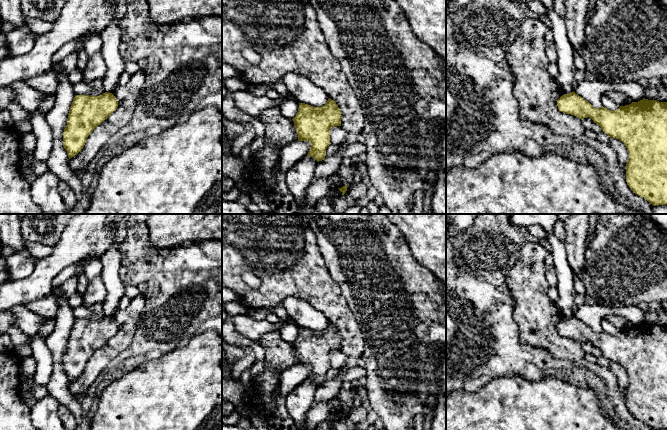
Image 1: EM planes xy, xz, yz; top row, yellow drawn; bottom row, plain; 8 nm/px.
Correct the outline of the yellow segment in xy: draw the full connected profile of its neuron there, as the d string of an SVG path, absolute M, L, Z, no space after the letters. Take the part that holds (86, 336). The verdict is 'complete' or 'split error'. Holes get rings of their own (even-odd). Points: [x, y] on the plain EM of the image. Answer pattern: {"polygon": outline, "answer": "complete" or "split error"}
{"polygon": "M108 316L99 320L76 319L74 321L63 356L63 370L69 383L83 373L92 355L117 331L117 323Z", "answer": "complete"}

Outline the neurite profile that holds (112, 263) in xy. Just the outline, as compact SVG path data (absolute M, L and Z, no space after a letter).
M111 245L100 258L102 263L101 277L107 291L103 301L105 316L113 317L118 310L121 298L125 295L124 281L121 277L123 259L120 248Z

